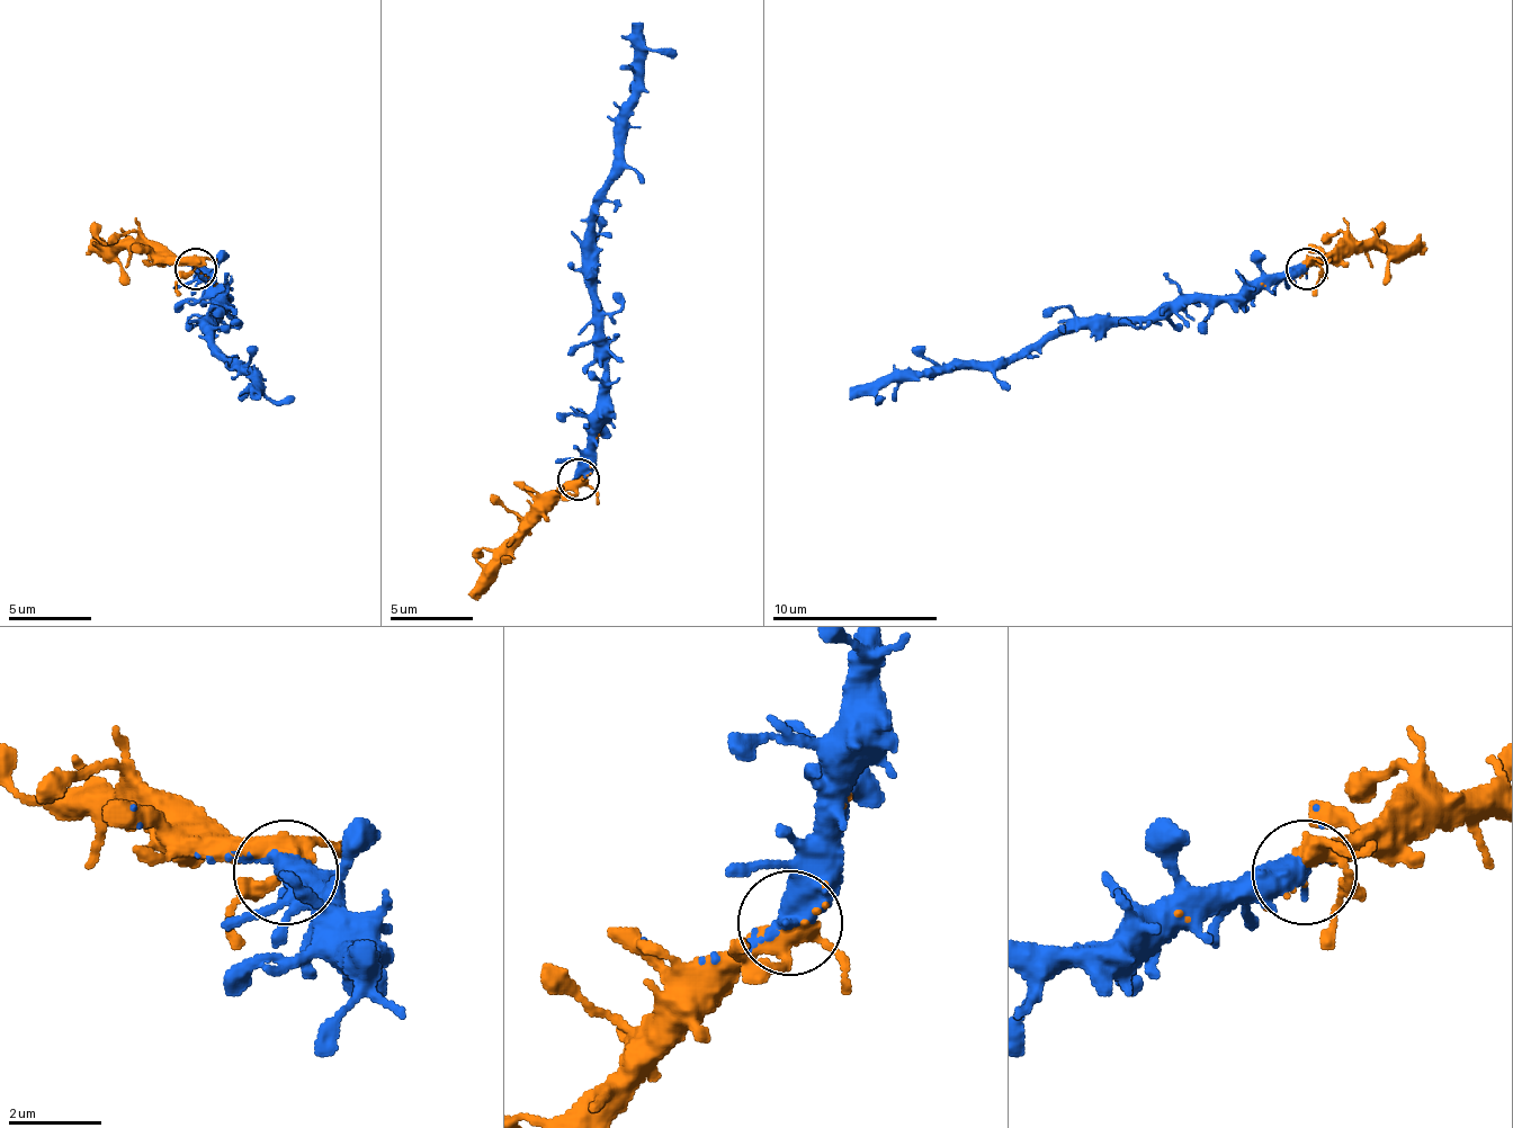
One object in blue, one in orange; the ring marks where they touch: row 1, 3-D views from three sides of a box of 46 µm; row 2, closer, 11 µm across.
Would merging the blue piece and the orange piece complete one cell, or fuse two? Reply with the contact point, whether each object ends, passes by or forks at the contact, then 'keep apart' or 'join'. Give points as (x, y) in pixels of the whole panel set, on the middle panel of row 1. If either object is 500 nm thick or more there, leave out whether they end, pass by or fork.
place (578, 480); blue passes by; orange forks; join

